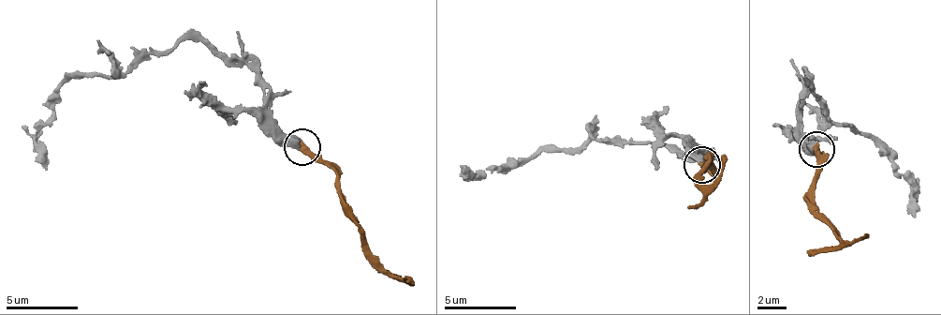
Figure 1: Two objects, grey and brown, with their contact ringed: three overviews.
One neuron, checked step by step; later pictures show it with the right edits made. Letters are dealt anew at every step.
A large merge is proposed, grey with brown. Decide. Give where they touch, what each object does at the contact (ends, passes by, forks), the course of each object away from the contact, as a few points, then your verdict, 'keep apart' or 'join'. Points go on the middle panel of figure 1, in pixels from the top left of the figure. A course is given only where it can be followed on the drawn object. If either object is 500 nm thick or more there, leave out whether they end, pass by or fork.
(702, 164) | grey via (700, 165), (695, 147), (707, 153), (683, 161), (645, 141), (533, 153), (475, 174), (464, 172) | brown via (700, 165), (716, 168), (702, 156), (707, 161), (698, 173), (706, 186), (726, 154) | join

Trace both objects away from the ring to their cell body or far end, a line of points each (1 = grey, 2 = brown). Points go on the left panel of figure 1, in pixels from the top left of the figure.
1: (301, 148), (269, 116), (264, 84), (186, 38), (142, 52), (125, 72), (62, 79), (36, 133), (47, 169)
2: (301, 148), (337, 175), (344, 216), (358, 227), (366, 253), (395, 276), (409, 279)

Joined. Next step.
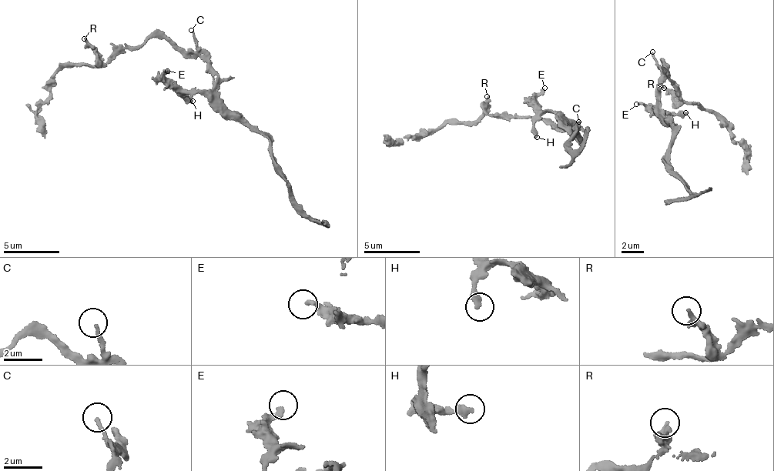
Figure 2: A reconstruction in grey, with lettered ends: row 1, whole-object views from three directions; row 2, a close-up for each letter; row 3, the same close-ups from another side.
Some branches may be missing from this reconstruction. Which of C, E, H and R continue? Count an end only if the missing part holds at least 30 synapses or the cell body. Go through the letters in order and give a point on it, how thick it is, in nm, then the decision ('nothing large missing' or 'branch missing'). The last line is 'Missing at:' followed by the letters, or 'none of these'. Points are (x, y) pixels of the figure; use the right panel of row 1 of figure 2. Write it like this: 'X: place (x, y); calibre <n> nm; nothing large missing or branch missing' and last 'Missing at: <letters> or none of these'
C: place (652, 51); calibre 160 nm; branch missing
E: place (636, 104); calibre 260 nm; branch missing
H: place (685, 112); calibre 340 nm; nothing large missing
R: place (664, 88); calibre 300 nm; nothing large missing
Missing at: C, E

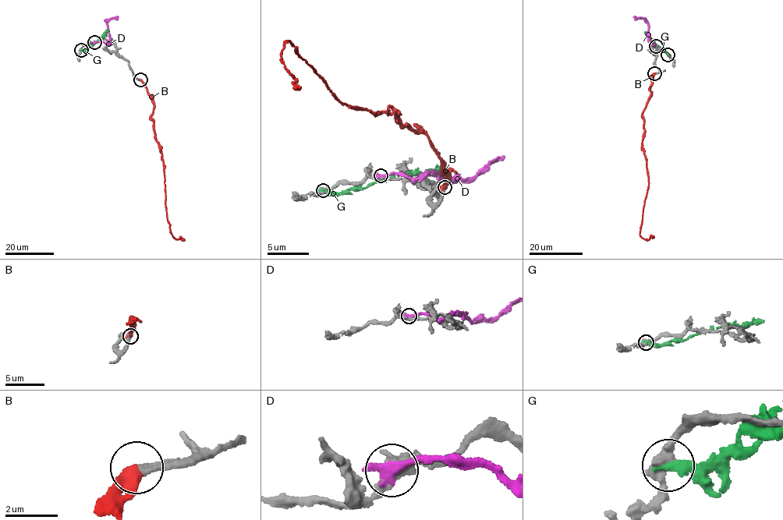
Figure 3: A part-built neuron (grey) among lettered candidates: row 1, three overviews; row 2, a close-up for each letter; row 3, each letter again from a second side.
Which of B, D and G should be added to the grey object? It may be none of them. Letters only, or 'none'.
B

